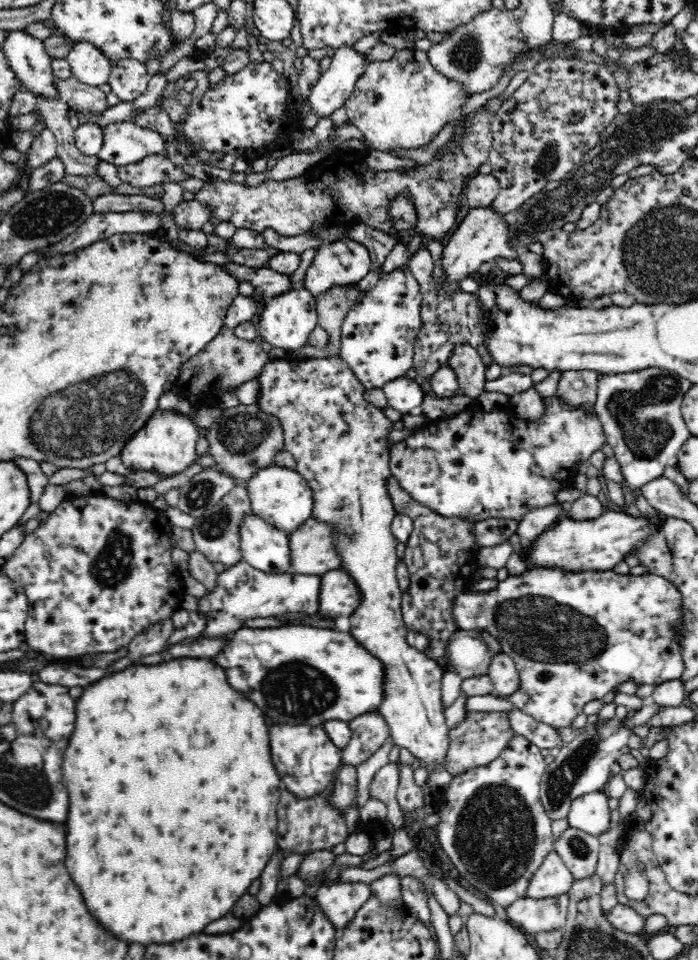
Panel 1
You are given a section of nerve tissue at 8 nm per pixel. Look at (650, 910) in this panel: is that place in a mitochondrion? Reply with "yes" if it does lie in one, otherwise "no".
no

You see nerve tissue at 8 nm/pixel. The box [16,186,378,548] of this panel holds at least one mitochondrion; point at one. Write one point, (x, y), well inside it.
(85, 426)

